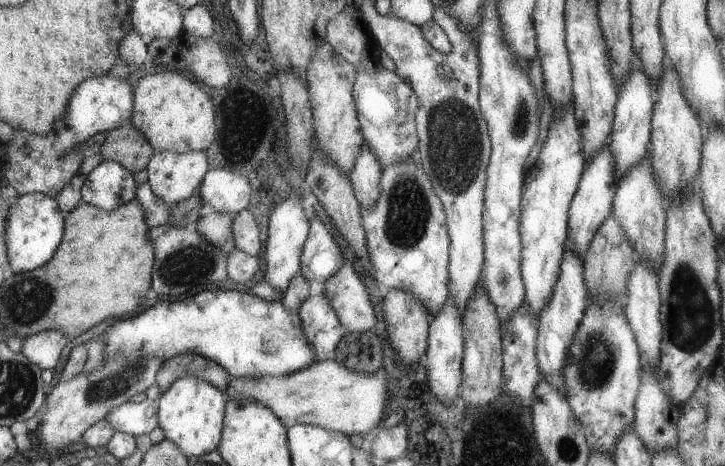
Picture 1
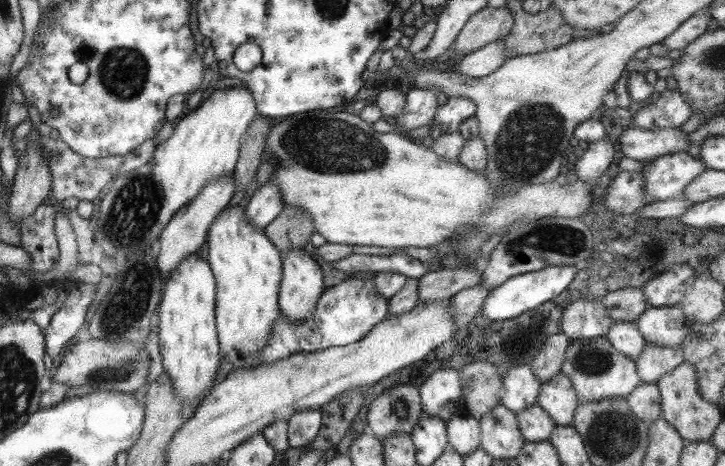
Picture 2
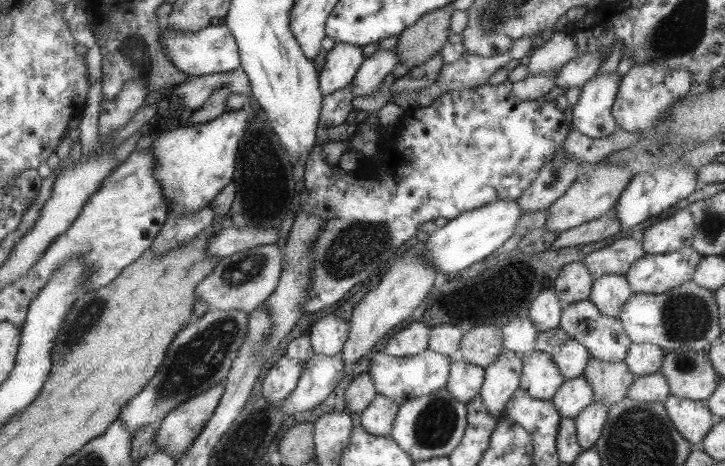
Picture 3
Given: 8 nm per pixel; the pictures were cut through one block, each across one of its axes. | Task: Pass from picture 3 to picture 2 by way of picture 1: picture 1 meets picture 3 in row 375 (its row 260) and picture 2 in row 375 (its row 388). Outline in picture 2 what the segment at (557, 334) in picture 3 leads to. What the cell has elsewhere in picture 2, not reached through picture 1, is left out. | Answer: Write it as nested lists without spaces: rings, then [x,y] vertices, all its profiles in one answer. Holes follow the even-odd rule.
[[[555,374],[553,380],[541,384],[537,394],[537,406],[551,418],[555,426],[571,428],[575,408],[581,402],[573,390],[573,384],[565,378],[565,374]]]

